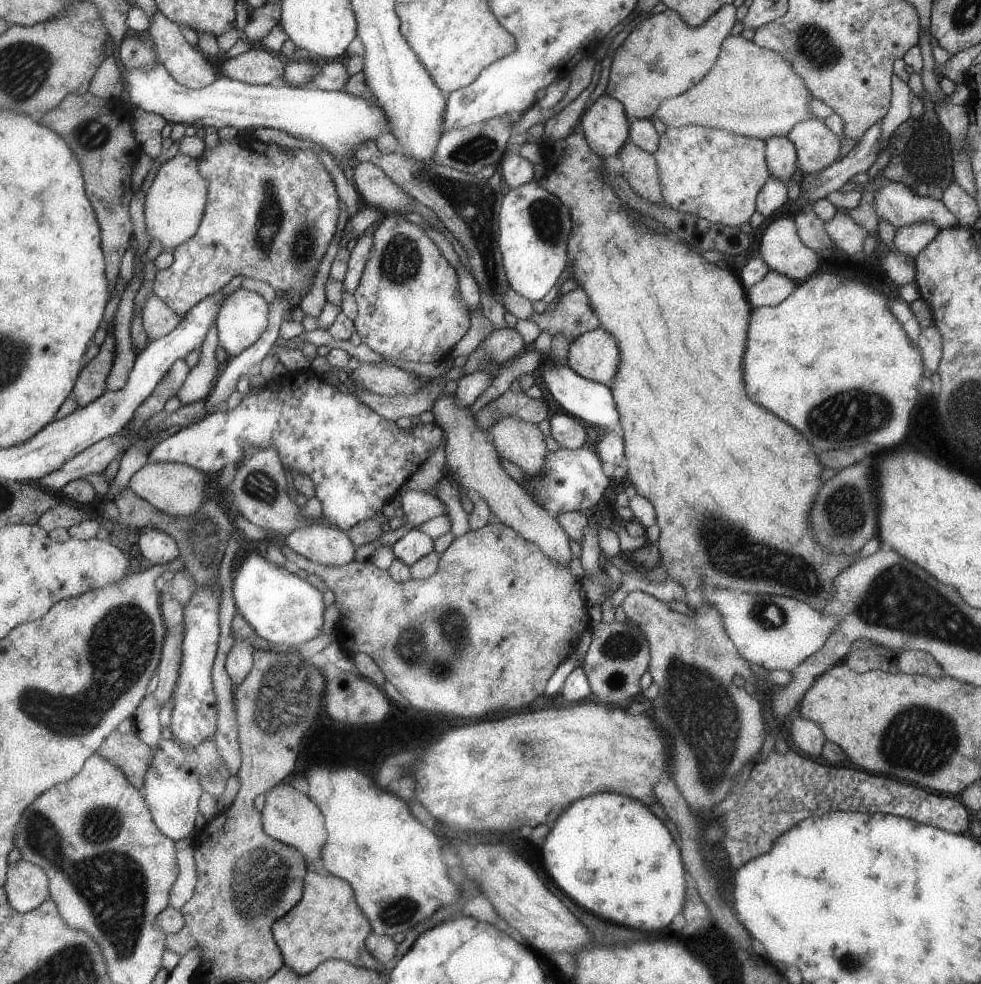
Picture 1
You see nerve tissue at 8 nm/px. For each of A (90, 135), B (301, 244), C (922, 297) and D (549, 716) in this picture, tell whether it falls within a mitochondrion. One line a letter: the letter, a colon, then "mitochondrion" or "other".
A: mitochondrion
B: mitochondrion
C: other
D: other

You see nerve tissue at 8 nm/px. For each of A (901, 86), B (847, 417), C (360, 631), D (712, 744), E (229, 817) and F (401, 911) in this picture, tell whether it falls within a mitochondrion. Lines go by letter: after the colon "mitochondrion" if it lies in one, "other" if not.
A: other
B: mitochondrion
C: other
D: mitochondrion
E: other
F: mitochondrion

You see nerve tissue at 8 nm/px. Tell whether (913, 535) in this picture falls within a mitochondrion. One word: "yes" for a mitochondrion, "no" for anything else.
no

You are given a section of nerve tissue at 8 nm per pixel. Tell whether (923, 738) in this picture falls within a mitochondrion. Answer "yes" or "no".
yes

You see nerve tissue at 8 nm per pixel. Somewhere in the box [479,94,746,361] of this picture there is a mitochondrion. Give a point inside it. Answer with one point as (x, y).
(548, 219)

